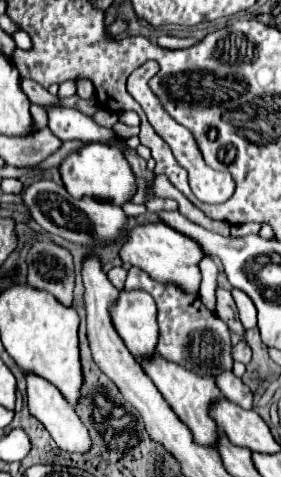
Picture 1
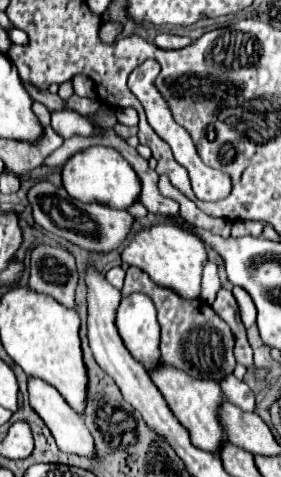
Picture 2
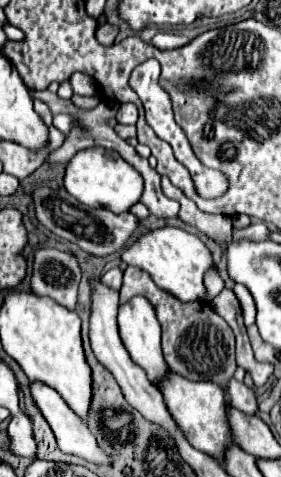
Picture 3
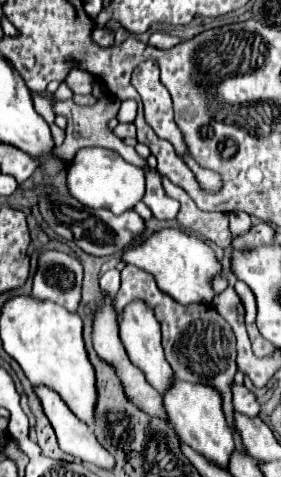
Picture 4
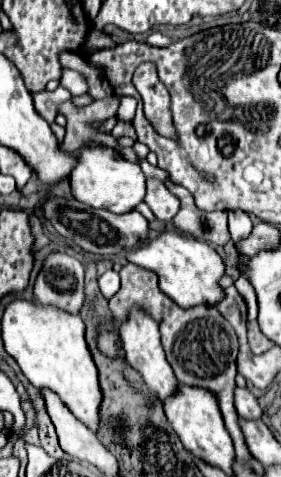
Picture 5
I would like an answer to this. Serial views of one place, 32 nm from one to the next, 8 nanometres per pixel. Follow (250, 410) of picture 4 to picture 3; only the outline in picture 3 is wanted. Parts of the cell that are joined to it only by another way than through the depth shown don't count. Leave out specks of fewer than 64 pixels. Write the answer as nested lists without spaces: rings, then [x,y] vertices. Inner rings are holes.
[[[234,378],[228,382],[226,386],[226,394],[230,396],[230,404],[236,406],[240,412],[246,412],[246,414],[256,414],[258,412],[258,402],[256,402],[256,396],[254,392],[244,384],[244,382],[236,382]]]

